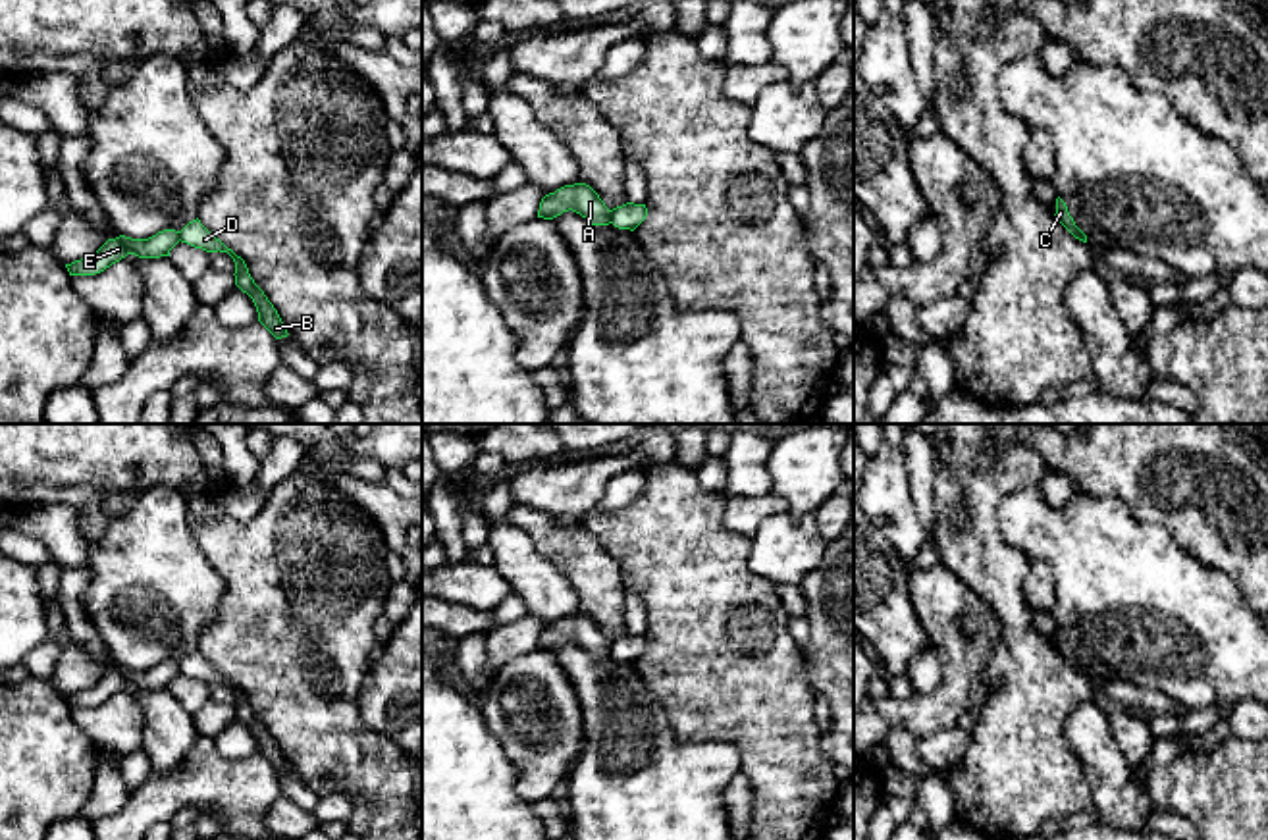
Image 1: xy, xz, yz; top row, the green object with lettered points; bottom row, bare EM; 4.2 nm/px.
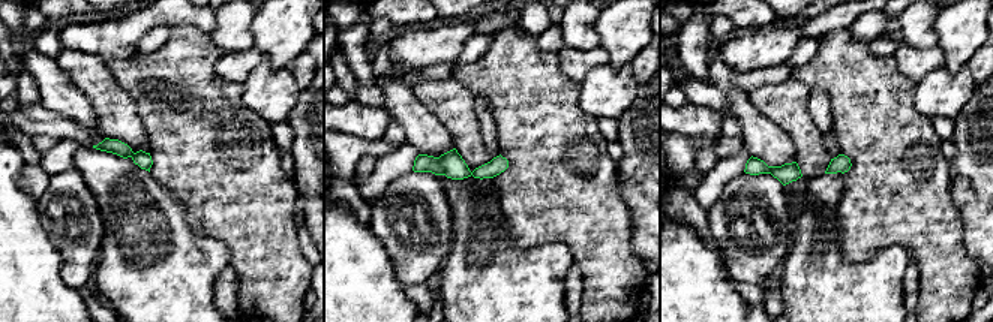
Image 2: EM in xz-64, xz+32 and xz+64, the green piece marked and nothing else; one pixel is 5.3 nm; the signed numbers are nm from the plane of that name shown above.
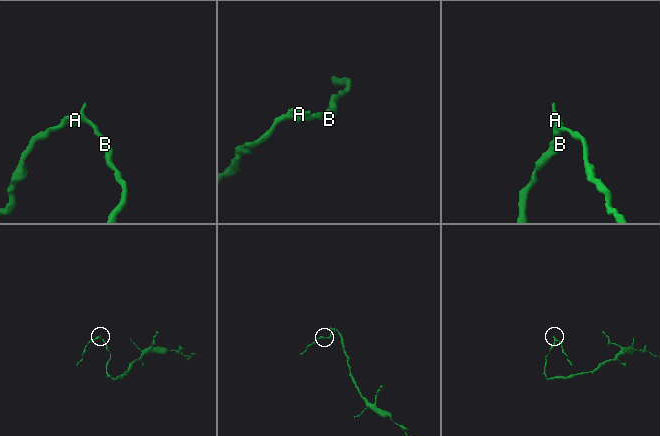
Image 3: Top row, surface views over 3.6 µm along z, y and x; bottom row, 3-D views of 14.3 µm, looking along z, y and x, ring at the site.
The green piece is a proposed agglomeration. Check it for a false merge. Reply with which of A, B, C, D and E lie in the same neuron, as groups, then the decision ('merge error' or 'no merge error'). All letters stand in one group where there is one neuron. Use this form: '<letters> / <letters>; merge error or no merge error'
A E / B C D; merge error

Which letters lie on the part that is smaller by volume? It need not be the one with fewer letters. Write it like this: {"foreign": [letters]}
{"foreign": ["A", "E"]}

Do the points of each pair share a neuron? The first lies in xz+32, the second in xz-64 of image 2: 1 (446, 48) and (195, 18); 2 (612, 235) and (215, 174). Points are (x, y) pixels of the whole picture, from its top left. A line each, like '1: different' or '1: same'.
1: same
2: same

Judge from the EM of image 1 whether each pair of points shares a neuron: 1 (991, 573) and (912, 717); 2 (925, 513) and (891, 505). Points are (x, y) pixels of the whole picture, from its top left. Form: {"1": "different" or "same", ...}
{"1": "different", "2": "different"}

